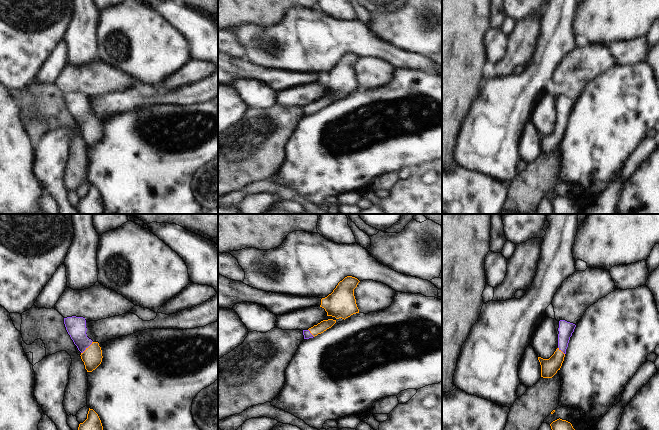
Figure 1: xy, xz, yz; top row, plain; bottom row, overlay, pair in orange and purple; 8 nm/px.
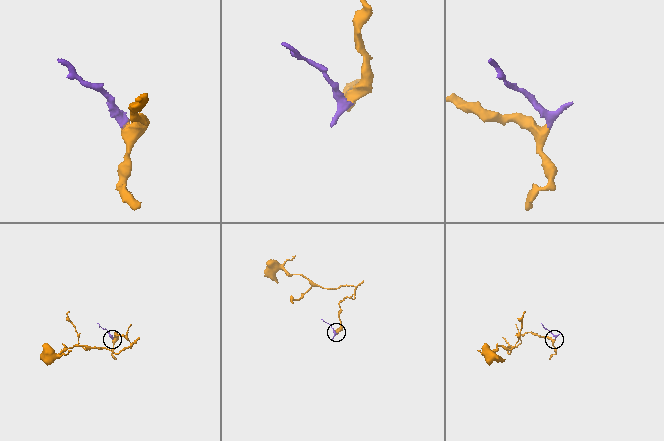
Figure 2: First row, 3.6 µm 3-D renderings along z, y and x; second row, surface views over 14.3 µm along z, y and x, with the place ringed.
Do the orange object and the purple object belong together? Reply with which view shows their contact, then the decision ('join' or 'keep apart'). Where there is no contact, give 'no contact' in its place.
meets orange in xy; join

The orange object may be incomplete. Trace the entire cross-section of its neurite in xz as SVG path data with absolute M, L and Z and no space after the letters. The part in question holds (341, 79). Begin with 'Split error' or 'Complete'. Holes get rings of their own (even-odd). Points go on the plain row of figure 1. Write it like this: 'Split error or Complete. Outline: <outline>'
Complete. Outline: M352 52L345 53L327 73L321 75L320 83L324 84L327 92L336 95L346 95L359 89L354 72L354 65L360 57Z

